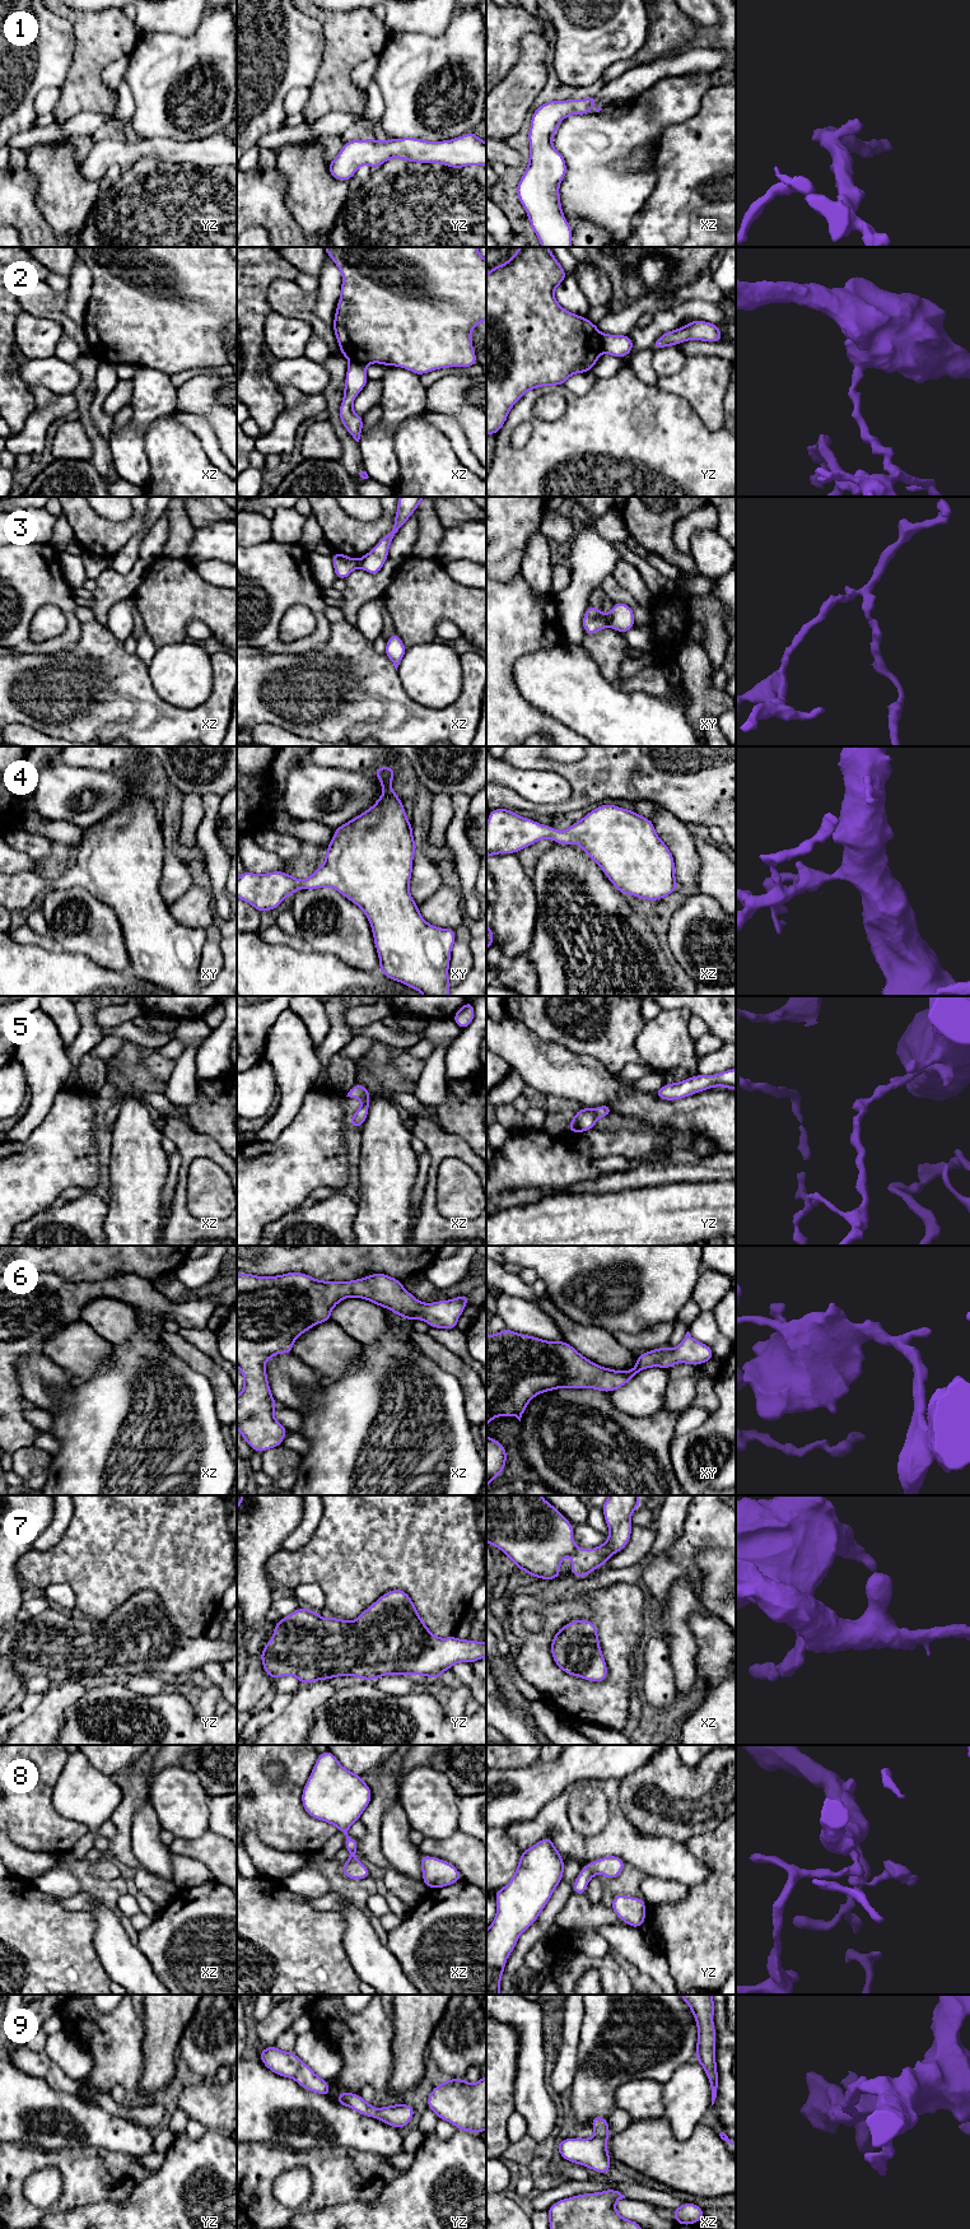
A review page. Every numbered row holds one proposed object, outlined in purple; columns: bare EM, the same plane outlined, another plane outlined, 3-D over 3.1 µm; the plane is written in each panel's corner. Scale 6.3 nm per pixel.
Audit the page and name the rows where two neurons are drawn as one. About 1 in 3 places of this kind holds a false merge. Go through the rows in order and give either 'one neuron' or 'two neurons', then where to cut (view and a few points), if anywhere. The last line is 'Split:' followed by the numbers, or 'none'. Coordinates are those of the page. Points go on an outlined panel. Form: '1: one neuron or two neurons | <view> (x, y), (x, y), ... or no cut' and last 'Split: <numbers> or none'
1: one neuron | no cut
2: two neurons | xz (350, 359), (365, 364)
3: two neurons | xy (606, 617), (609, 624)
4: one neuron | no cut
5: one neuron | no cut
6: one neuron | no cut
7: one neuron | no cut
8: one neuron | no cut
9: one neuron | no cut
Split: 2, 3

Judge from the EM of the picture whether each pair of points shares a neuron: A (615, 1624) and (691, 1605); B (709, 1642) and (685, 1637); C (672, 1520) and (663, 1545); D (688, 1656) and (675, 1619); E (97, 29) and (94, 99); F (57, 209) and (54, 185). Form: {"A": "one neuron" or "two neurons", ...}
{"A": "two neurons", "B": "two neurons", "C": "one neuron", "D": "one neuron", "E": "one neuron", "F": "one neuron"}

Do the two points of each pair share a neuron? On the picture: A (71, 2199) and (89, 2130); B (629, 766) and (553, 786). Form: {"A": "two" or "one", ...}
{"A": "two", "B": "two"}

